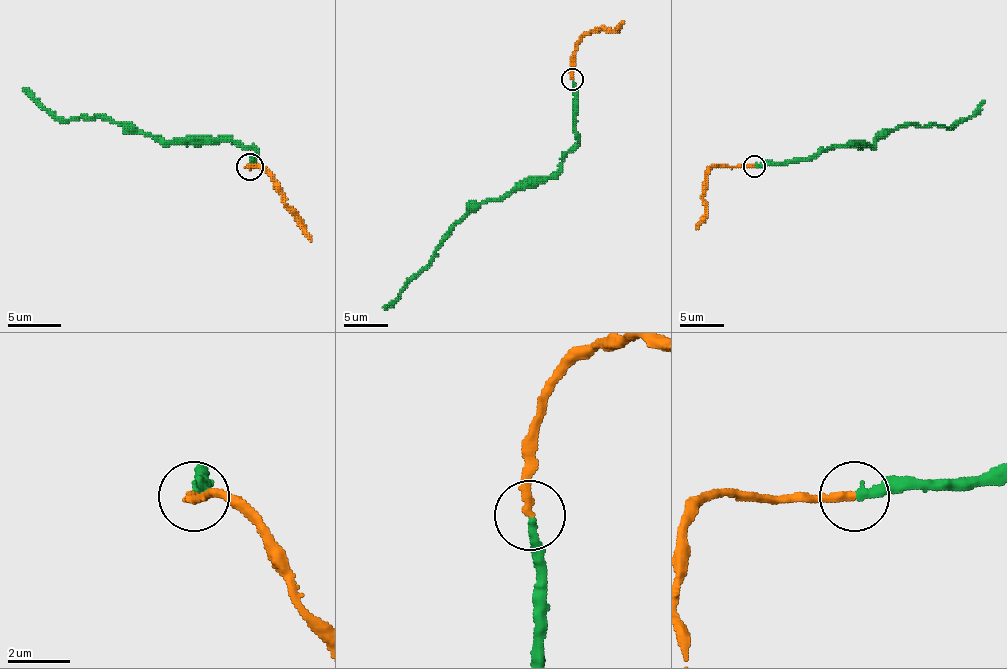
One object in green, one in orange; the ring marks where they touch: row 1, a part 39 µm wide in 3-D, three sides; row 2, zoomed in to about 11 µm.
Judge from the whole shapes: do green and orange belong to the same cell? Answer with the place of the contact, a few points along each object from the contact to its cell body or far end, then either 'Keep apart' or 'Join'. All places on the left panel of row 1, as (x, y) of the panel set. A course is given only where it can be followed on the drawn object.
Place: (249, 166). Course of green: (250, 167), (255, 151), (242, 143), (166, 141), (129, 133), (107, 117), (57, 120), (23, 88). Course of orange: (250, 167), (266, 172), (284, 207), (311, 241). Join

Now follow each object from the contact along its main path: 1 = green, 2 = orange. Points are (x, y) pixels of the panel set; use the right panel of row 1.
1: (756, 167), (811, 160), (829, 147), (871, 145), (902, 125), (955, 127), (975, 111), (982, 100)
2: (754, 167), (720, 167), (709, 171), (703, 200), (705, 218), (696, 229)

